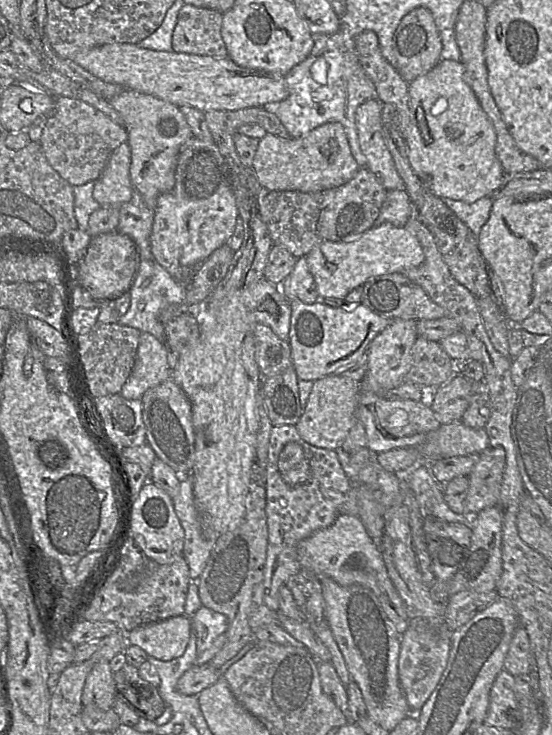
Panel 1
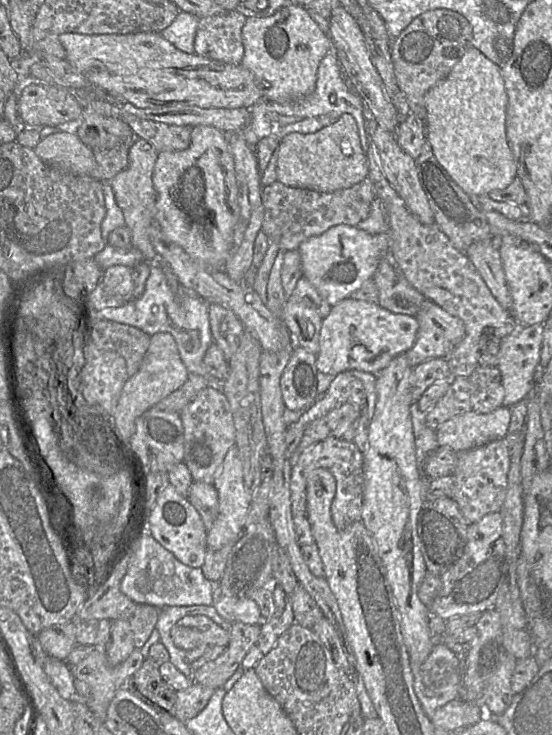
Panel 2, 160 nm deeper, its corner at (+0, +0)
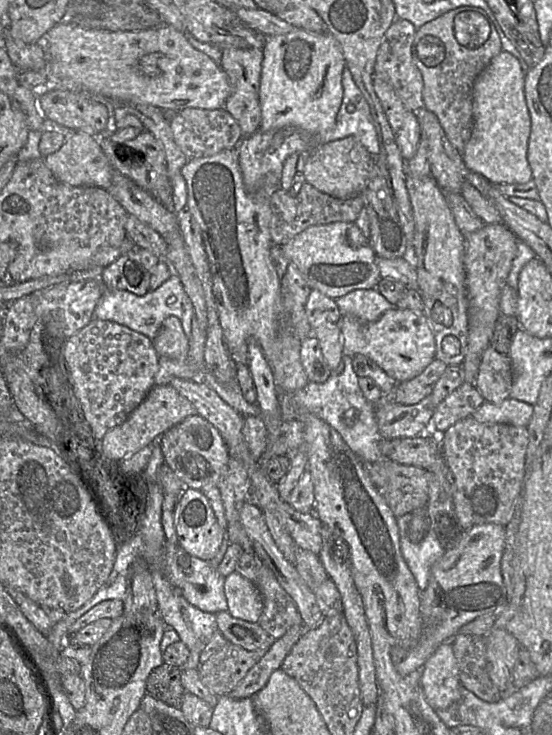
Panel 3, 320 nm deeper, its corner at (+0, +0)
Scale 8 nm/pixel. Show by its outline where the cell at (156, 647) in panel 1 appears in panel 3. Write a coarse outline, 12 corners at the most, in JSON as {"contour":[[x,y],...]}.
{"contour":[[227,610],[216,623],[228,642],[246,650],[268,649],[275,640],[258,622]]}

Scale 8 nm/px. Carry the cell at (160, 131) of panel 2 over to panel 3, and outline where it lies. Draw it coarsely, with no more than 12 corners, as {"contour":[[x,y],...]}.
{"contour":[[224,108],[169,120],[187,159],[236,149],[243,138]]}

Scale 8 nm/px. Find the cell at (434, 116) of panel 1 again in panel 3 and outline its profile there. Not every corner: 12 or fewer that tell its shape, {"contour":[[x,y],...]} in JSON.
{"contour":[[503,51],[473,85],[461,156],[494,185],[532,179],[520,61]]}

